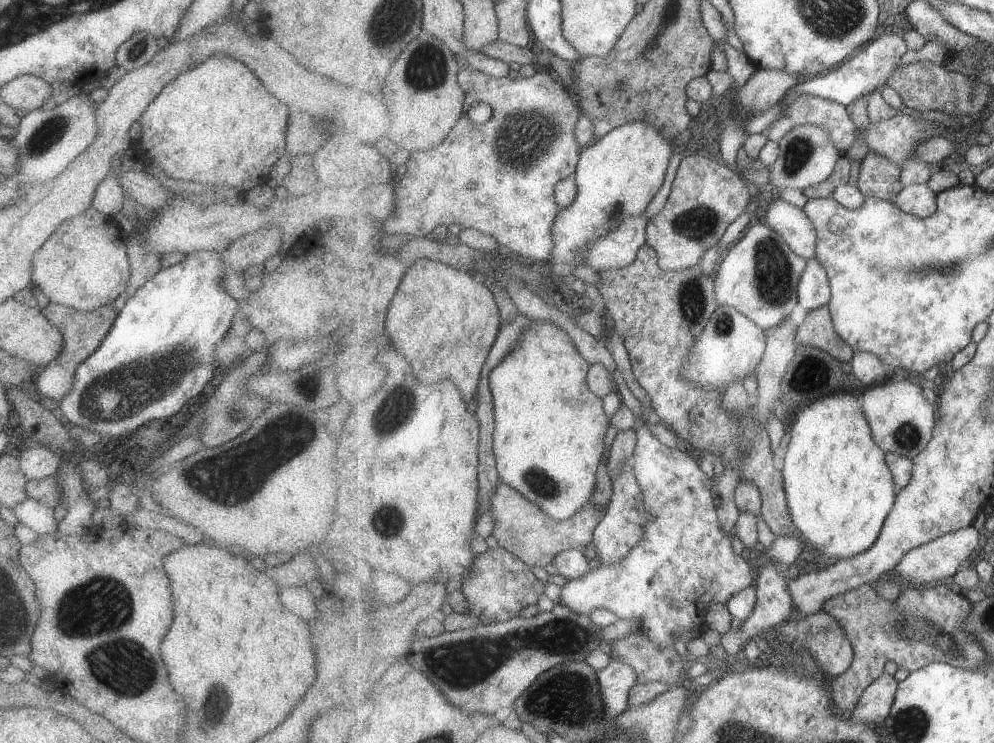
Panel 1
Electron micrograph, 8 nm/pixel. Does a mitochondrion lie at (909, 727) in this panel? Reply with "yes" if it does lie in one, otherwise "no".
yes

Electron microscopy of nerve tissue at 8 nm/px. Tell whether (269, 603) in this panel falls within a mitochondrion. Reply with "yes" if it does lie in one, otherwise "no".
no

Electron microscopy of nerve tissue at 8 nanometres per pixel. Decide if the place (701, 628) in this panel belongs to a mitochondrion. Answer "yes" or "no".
no

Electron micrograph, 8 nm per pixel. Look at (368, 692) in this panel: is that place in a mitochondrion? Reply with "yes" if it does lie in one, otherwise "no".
no

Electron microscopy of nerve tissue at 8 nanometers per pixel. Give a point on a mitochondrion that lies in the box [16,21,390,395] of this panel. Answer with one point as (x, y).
(42, 138)

